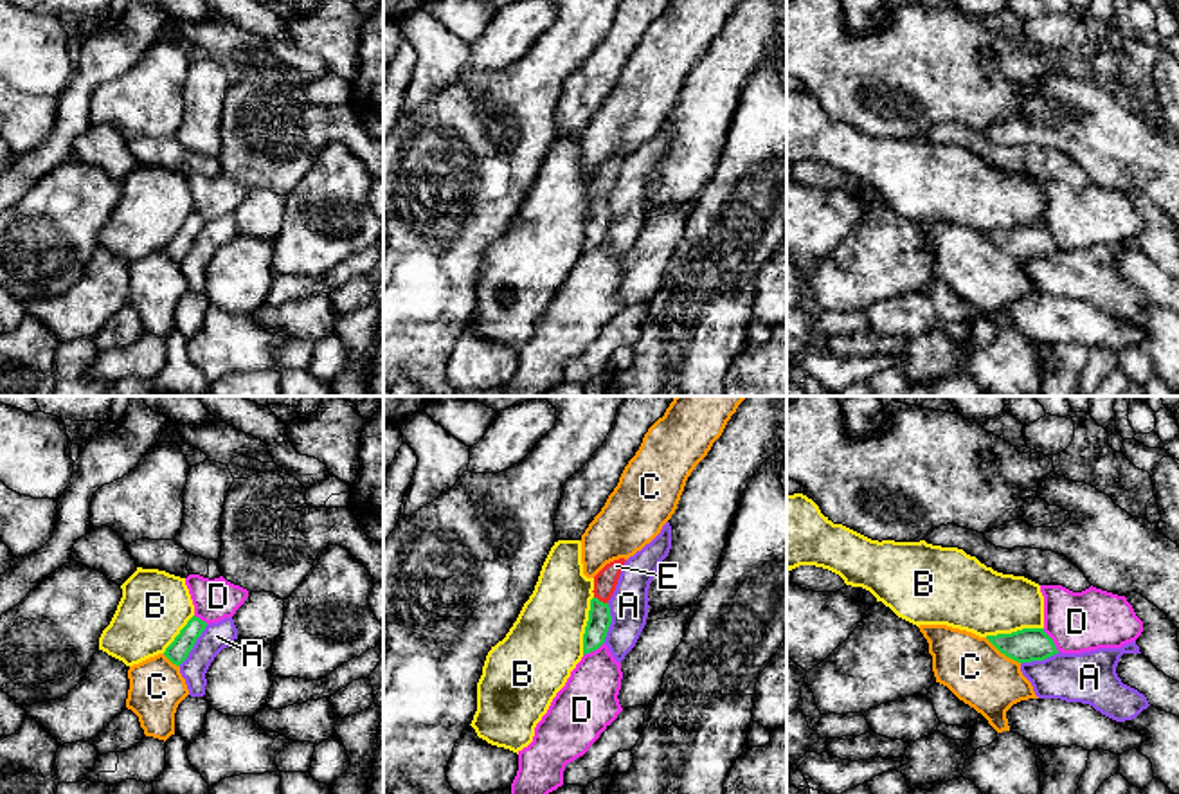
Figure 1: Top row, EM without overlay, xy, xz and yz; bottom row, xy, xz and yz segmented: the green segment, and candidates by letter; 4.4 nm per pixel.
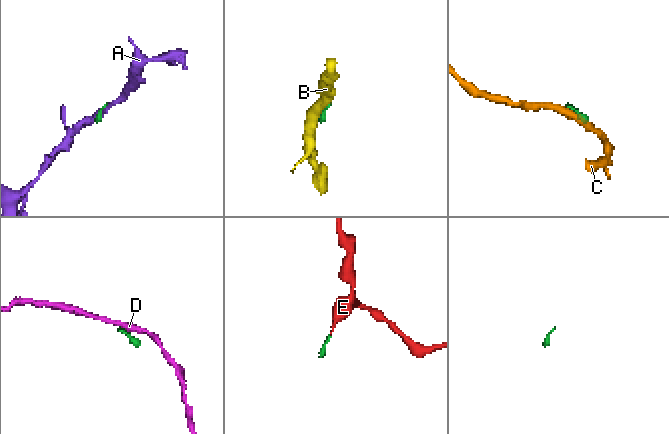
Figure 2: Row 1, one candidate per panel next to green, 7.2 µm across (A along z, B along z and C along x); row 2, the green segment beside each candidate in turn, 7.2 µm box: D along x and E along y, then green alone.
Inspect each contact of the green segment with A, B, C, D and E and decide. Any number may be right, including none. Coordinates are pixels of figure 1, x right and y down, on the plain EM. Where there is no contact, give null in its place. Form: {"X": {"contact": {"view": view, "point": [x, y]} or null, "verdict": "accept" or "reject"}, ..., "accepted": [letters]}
{"A": {"contact": {"view": "xy", "point": [193, 242]}, "verdict": "reject"}, "B": {"contact": {"view": "xz", "point": [587, 222]}, "verdict": "reject"}, "C": {"contact": {"view": "yz", "point": [1003, 249]}, "verdict": "reject"}, "D": {"contact": {"view": "yz", "point": [1052, 236]}, "verdict": "reject"}, "E": {"contact": {"view": "xz", "point": [602, 198]}, "verdict": "accept"}, "accepted": ["E"]}

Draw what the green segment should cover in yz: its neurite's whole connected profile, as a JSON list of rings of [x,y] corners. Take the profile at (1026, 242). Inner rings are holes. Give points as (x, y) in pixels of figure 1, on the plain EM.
[[[1022,225],[1012,230],[986,232],[986,236],[1006,254],[1017,259],[1044,257],[1058,250],[1053,236],[1044,225]]]

